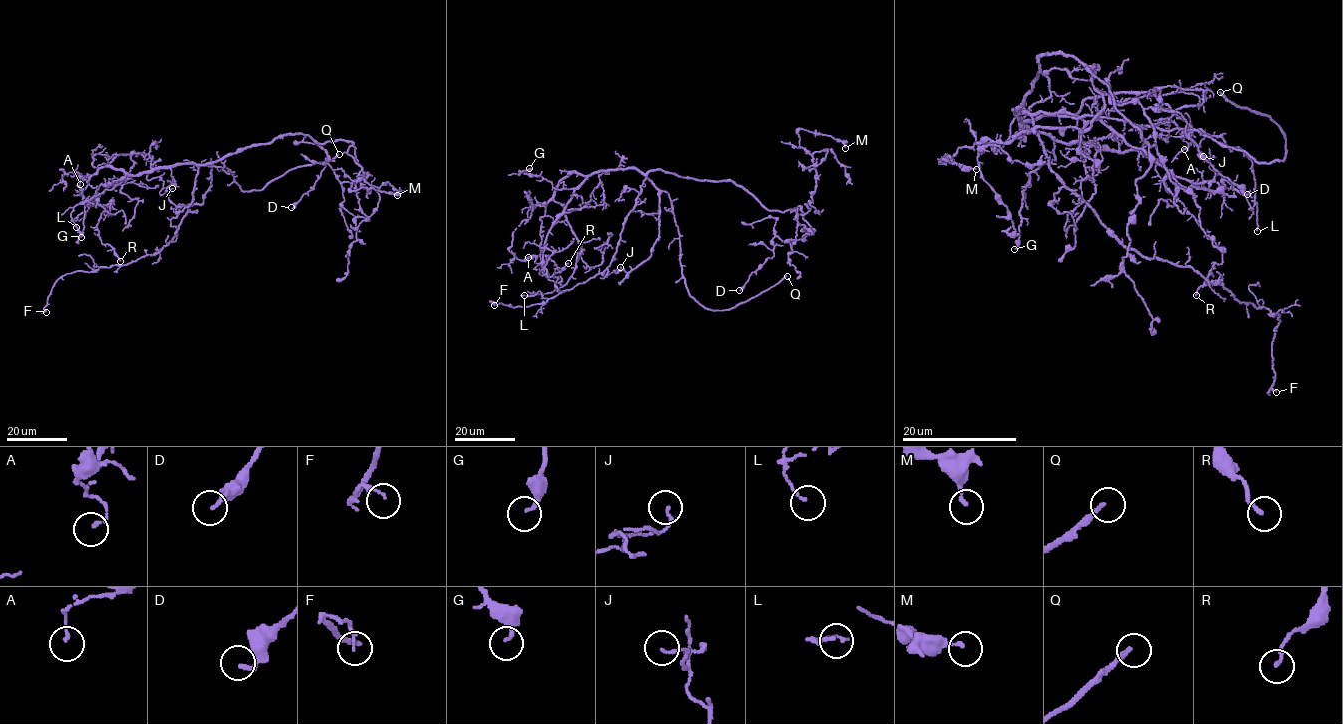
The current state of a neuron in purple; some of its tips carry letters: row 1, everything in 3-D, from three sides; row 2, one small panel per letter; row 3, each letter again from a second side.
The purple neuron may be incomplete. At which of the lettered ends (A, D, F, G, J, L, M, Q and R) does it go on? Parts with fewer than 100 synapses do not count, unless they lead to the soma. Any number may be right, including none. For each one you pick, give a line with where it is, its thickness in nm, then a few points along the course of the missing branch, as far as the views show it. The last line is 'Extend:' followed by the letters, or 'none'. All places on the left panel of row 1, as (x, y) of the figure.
Q: at (339, 154); 170 nm thick; missing branch runs (339, 154), (346, 148), (360, 149), (364, 146)
Extend: Q

